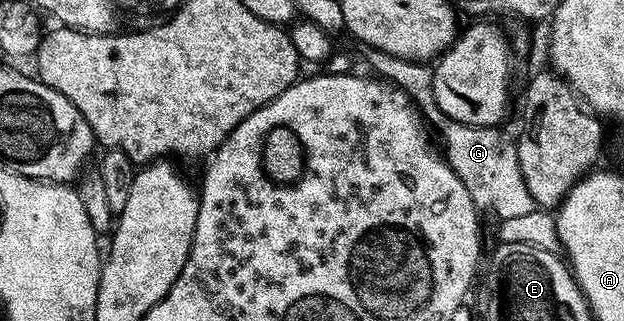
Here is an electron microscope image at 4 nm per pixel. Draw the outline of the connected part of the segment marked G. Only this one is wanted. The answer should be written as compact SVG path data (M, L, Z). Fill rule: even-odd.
M368 44L359 48L364 60L376 77L395 83L410 97L412 103L420 111L420 115L434 130L440 132L445 150L444 157L451 169L461 179L462 185L473 200L476 211L489 212L500 221L531 214L537 210L535 199L525 186L524 175L521 174L518 143L499 132L500 129L473 127L467 123L450 119L436 104L433 94L432 74L434 67L425 62L399 59L395 55L377 50Z

